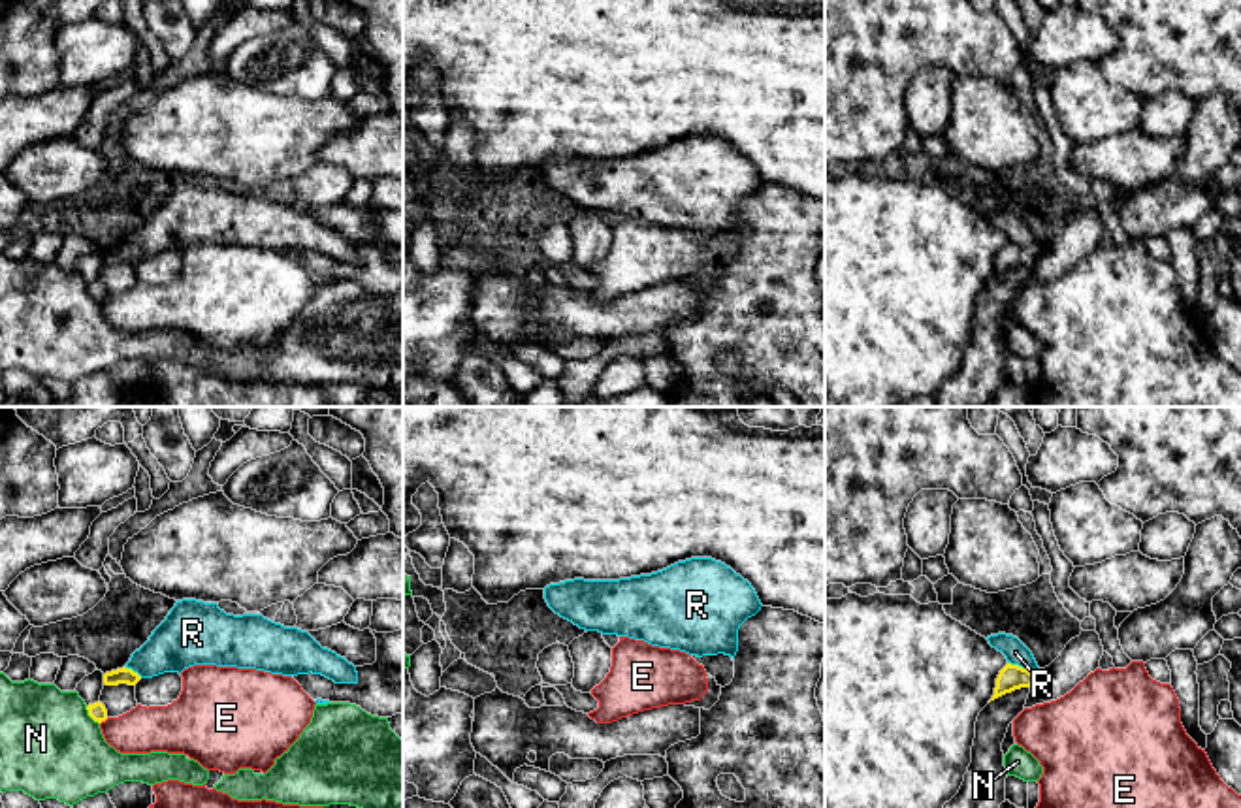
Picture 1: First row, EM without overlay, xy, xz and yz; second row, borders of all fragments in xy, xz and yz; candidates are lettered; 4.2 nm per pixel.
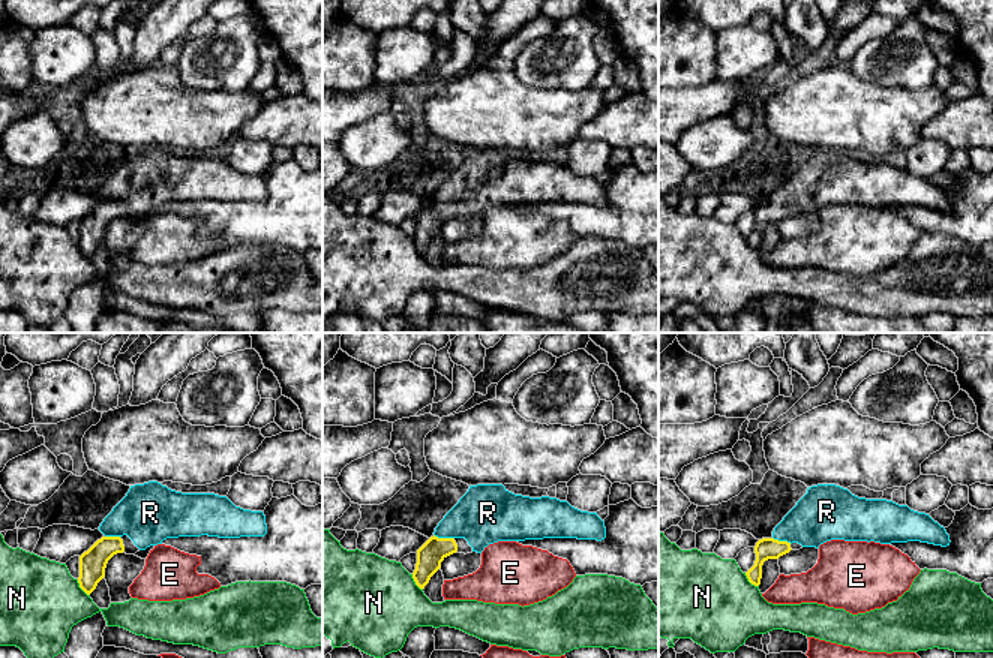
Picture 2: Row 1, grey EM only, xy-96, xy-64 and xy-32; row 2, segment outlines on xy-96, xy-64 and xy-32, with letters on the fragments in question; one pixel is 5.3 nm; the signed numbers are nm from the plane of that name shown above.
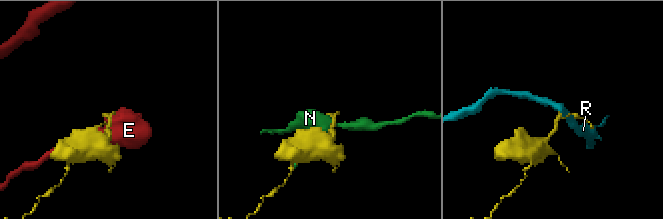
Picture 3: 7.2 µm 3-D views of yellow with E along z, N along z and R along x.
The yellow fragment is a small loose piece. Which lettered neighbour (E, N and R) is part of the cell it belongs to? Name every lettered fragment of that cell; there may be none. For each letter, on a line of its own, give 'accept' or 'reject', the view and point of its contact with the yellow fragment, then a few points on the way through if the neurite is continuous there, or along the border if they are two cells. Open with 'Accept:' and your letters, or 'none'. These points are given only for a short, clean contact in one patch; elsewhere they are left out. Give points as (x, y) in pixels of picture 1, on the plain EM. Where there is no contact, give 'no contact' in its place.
Accept: R
E: reject; contact xy (104, 298)
N: reject; contact xy (91, 294)
R: accept; contact yz (1021, 245); way yz (1012, 255), (1021, 245), (1015, 230)

